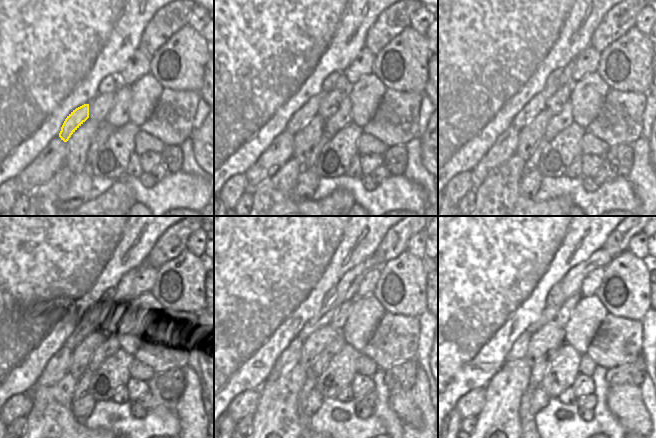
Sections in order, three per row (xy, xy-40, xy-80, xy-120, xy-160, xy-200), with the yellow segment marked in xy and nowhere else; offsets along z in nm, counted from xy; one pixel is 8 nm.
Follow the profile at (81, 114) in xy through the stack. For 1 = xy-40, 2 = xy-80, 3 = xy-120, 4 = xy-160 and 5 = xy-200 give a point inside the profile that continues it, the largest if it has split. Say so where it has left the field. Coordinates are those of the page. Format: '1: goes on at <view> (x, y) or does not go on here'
1: goes on at xy-40 (309, 109)
2: goes on at xy-80 (537, 103)
3: goes on at xy-120 (94, 323)
4: goes on at xy-160 (347, 286)
5: goes on at xy-200 (571, 283)

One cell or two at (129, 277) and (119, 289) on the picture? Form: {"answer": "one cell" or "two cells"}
{"answer": "one cell"}

